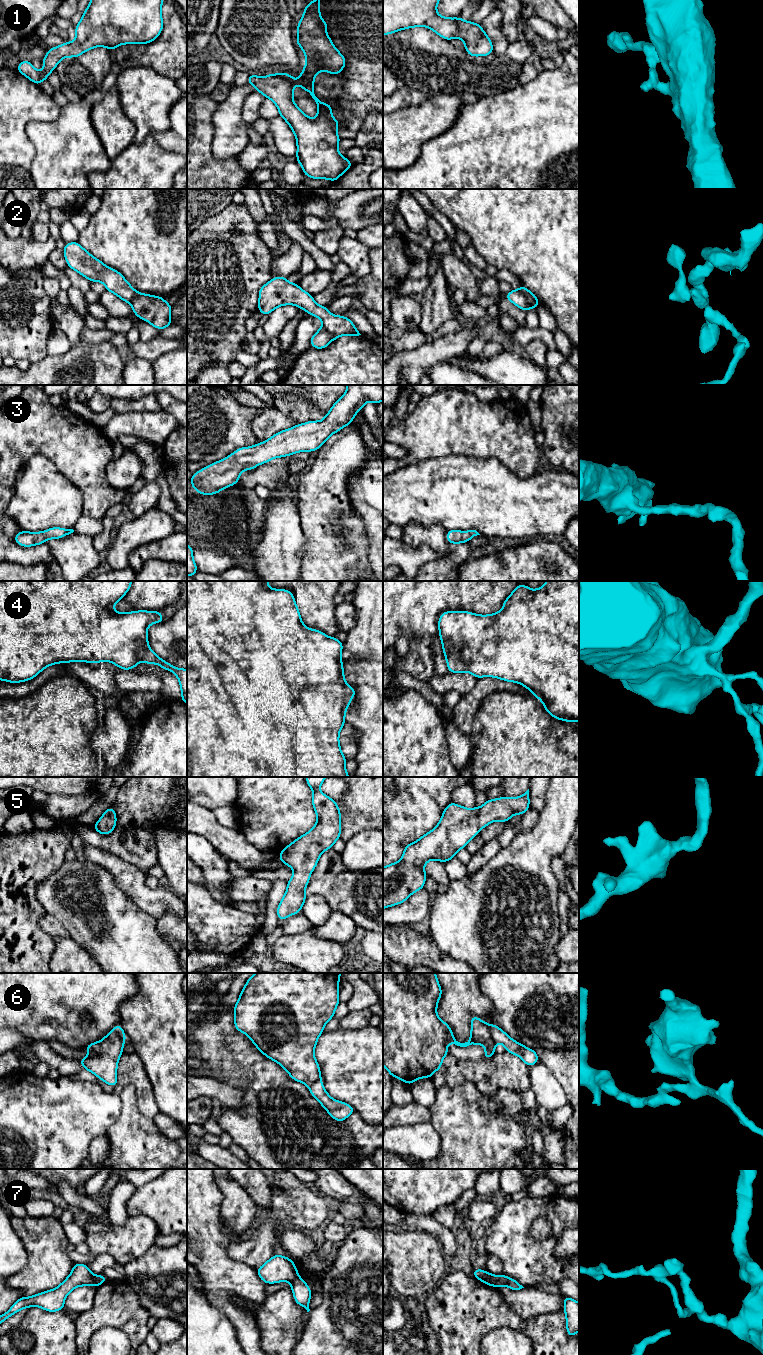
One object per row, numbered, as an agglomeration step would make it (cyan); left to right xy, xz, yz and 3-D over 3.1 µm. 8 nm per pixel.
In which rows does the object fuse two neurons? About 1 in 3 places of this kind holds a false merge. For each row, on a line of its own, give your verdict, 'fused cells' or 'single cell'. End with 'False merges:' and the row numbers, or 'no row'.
1: single cell
2: fused cells
3: single cell
4: single cell
5: single cell
6: fused cells
7: fused cells
False merges: 2, 6, 7

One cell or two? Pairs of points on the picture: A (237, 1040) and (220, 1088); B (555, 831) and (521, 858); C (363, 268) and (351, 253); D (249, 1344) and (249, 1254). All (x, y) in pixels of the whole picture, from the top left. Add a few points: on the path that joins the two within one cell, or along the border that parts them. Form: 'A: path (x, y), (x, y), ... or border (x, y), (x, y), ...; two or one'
A: border (199, 1077), (211, 1077), (232, 1085); two
B: path (547, 839), (529, 854); one
C: path (359, 264), (355, 257); one
D: border (228, 1255), (234, 1260), (244, 1262), (256, 1268); two

